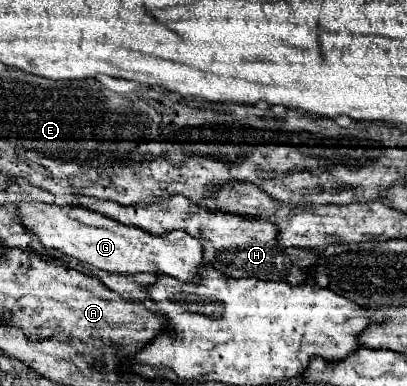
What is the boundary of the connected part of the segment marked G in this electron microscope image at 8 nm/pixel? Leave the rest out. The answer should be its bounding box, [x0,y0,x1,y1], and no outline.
[16,202,206,282]

